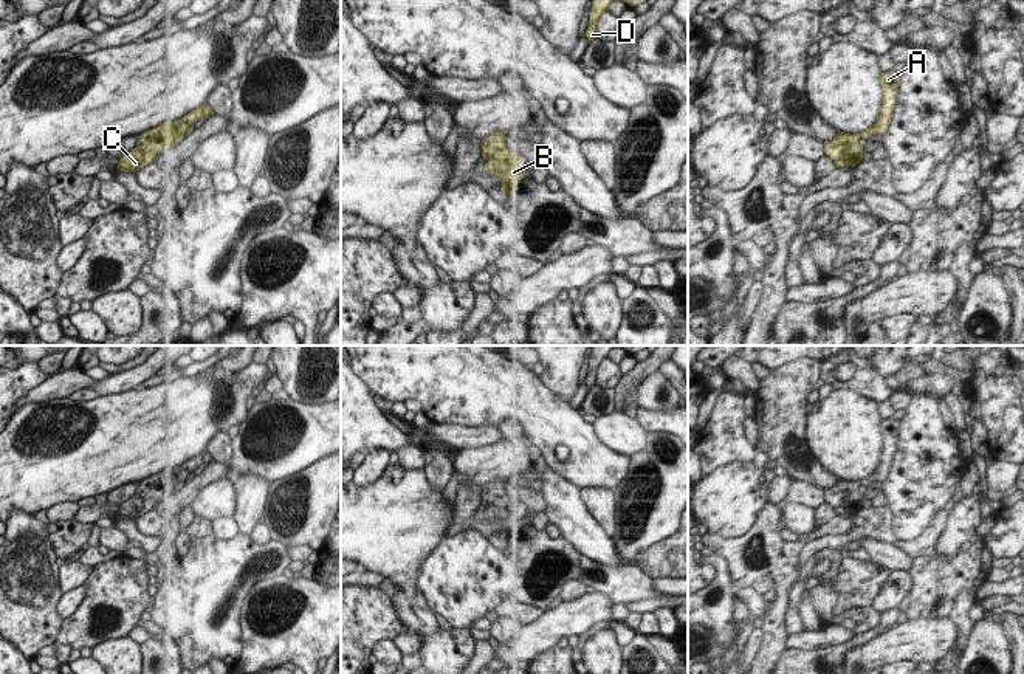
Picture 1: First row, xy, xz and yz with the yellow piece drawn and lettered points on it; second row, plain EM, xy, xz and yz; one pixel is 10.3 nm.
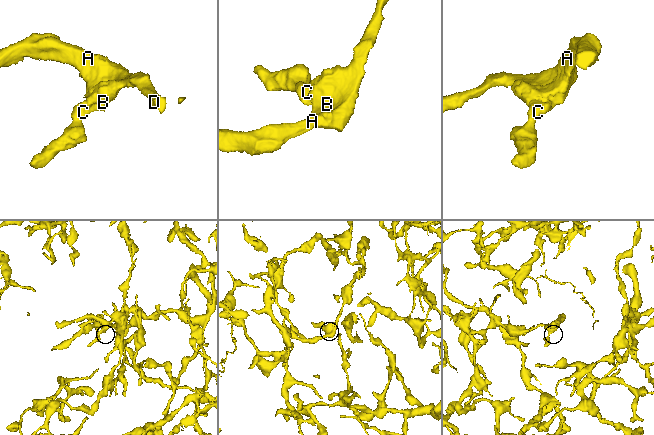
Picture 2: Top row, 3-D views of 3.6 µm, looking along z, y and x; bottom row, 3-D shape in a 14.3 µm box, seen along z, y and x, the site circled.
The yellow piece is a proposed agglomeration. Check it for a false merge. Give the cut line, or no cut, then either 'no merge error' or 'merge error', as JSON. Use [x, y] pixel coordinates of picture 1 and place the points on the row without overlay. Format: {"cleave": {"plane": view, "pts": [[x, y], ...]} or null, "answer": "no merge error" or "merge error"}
{"cleave": null, "answer": "no merge error"}

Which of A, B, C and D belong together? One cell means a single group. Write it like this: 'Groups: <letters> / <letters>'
Groups: A B C D

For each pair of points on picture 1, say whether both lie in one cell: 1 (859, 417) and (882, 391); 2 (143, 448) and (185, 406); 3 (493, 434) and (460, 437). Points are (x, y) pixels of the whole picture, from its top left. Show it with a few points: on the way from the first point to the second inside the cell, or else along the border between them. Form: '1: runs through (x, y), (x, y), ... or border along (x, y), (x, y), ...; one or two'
1: border along (848, 386), (869, 397), (877, 405); two
2: runs through (154, 437), (174, 417); one
3: runs through (485, 434), (468, 437); one

